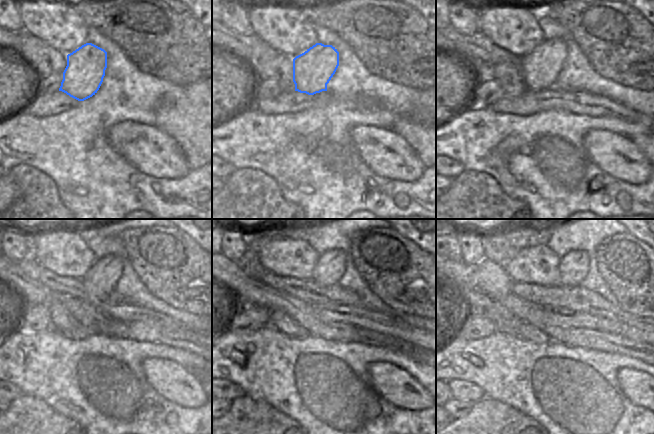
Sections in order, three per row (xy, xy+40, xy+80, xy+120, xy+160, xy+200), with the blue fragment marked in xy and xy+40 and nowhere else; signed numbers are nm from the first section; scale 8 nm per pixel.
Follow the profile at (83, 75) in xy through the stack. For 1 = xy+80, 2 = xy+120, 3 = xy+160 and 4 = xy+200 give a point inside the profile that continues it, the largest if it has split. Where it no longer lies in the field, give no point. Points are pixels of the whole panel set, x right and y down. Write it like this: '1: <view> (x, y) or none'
1: xy+80 (539, 69)
2: xy+120 (100, 281)
3: xy+160 (330, 267)
4: xy+200 (566, 264)

